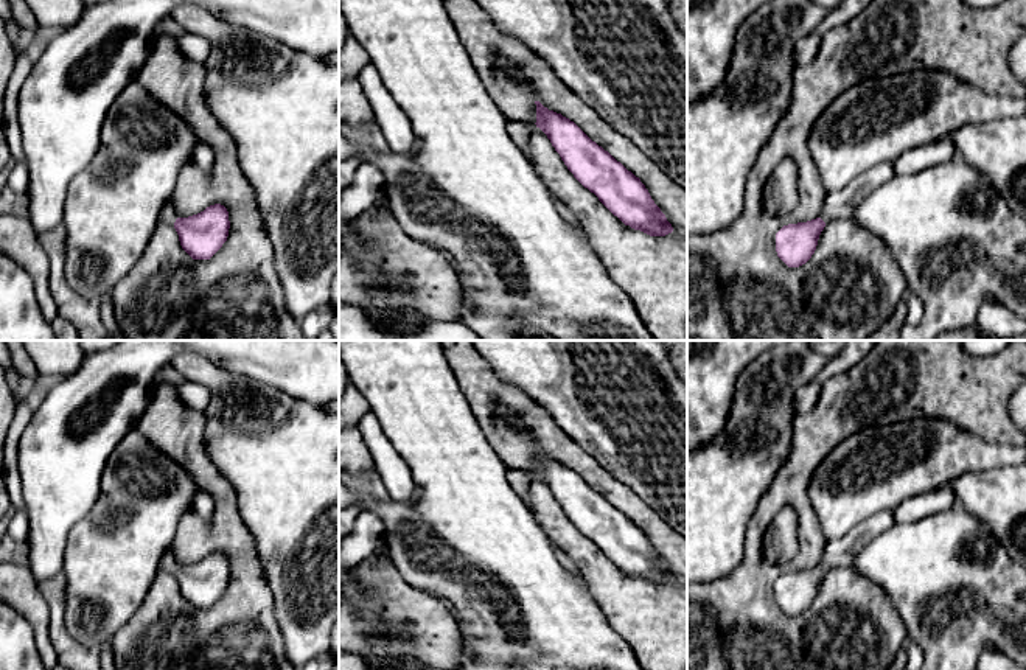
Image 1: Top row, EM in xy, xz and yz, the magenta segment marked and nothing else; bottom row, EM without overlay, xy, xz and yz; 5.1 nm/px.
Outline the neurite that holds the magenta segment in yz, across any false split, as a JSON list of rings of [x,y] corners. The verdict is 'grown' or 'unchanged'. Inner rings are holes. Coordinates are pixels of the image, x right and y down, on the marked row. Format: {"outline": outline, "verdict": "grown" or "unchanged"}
{"outline": [[[894,162],[878,163],[861,173],[844,190],[829,194],[816,219],[783,225],[776,233],[777,256],[788,267],[805,264],[815,253],[825,224],[835,219],[850,218],[866,196],[894,179],[892,166]]], "verdict": "grown"}

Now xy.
{"outline": [[[166,204],[159,221],[176,229],[182,249],[193,260],[210,260],[227,241],[230,229],[229,211],[221,204],[188,218],[180,218],[174,207]]], "verdict": "grown"}

